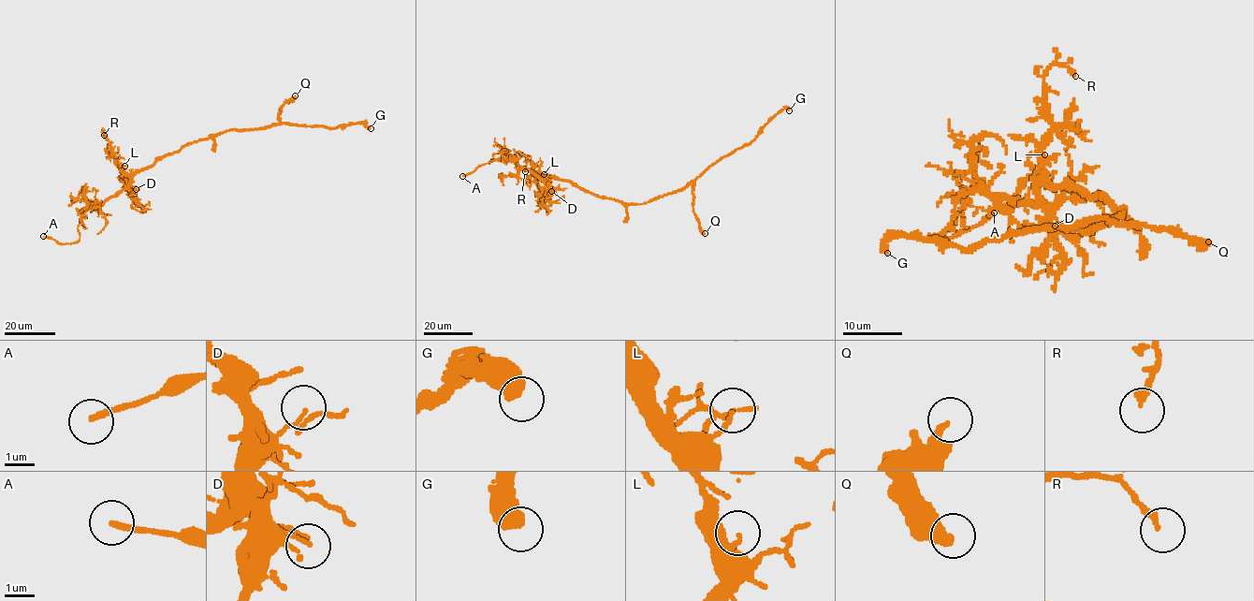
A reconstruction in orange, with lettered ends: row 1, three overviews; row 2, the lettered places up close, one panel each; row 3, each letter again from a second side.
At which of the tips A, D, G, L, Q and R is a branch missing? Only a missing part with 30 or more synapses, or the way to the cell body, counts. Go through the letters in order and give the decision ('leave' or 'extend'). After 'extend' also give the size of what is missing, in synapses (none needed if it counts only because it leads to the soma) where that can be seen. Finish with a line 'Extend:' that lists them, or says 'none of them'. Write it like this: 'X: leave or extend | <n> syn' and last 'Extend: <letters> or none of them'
A: extend
D: leave
G: leave
L: leave
Q: leave
R: leave
Extend: A

